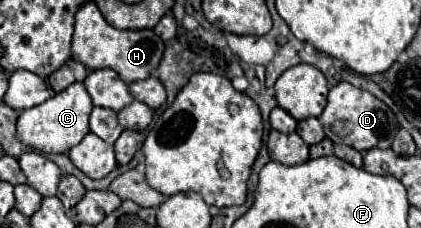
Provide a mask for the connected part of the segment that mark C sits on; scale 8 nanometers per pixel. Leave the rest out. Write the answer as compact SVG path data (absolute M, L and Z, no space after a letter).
M81 82L71 84L63 92L51 96L47 102L27 108L17 118L17 138L25 142L27 146L33 146L41 152L69 152L75 144L83 140L85 134L89 134L89 114L93 110L93 102Z

